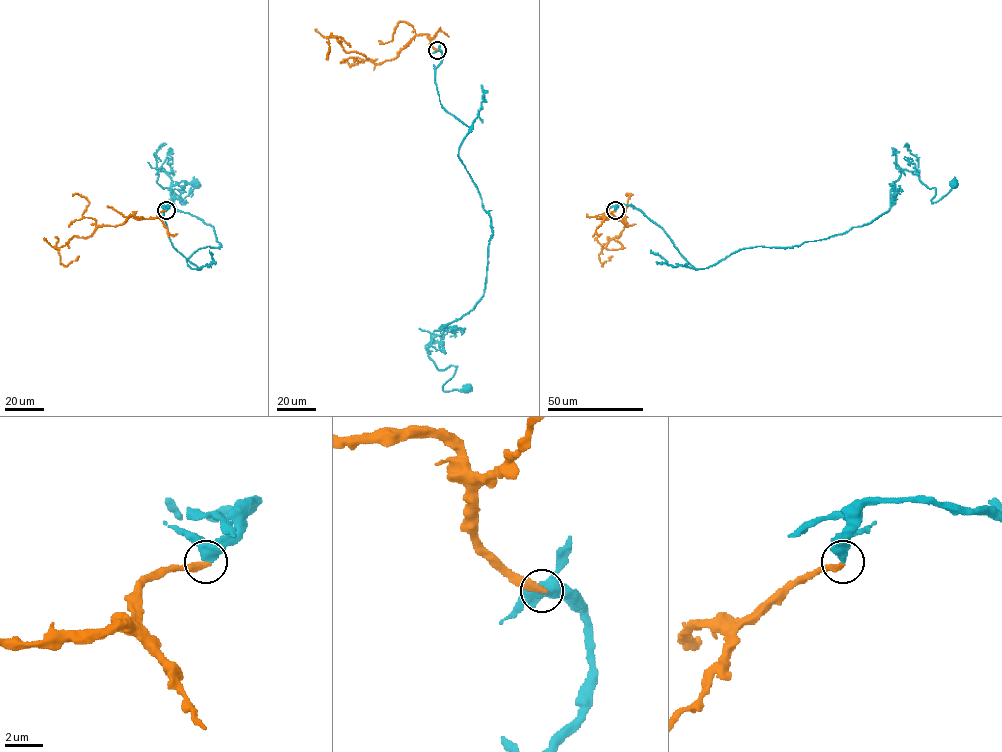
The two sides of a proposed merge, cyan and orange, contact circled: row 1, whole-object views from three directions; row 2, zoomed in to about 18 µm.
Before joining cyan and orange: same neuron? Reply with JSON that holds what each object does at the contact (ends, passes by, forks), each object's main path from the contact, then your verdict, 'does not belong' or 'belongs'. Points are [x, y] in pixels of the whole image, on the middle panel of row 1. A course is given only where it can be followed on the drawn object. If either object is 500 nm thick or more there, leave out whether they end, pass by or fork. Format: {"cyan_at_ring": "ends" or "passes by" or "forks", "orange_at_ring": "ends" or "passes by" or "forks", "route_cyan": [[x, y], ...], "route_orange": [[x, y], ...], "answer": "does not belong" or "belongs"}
{"cyan_at_ring": "passes by", "orange_at_ring": "ends", "route_cyan": [[437, 50], [492, 229], [483, 296], [427, 348], [455, 367], [443, 389], [468, 388]], "route_orange": [[437, 50], [426, 34], [416, 35], [395, 58], [374, 64], [346, 52], [335, 36], [327, 56], [326, 41]], "answer": "belongs"}

